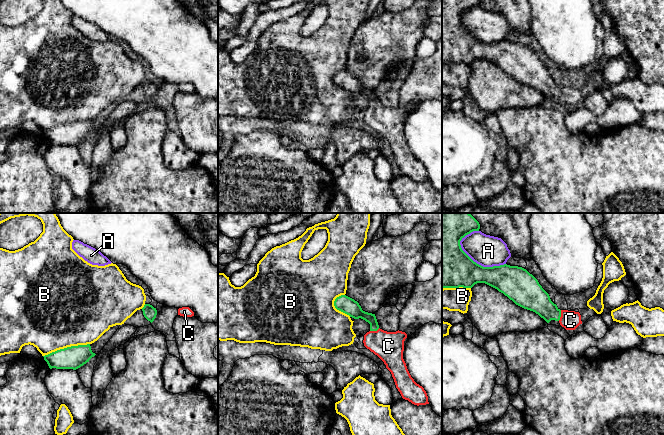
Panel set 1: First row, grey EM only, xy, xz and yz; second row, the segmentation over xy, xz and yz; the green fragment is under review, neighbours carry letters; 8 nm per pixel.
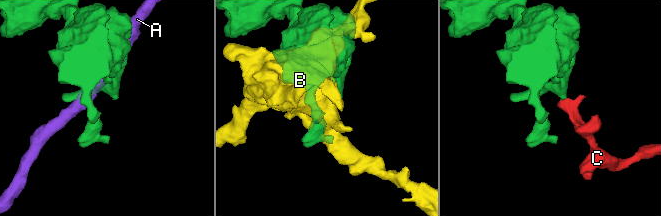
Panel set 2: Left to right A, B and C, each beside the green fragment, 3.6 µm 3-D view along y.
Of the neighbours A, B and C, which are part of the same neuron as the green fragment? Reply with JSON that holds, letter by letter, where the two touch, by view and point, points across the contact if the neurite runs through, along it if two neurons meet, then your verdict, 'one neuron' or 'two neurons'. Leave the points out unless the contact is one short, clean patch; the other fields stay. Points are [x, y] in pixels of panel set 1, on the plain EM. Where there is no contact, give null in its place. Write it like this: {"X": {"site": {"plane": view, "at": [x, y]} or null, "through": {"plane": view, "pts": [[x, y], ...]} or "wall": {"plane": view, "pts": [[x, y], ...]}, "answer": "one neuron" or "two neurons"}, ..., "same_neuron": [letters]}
{"A": {"site": {"plane": "yz", "at": [480, 41]}, "answer": "two neurons"}, "B": {"site": {"plane": "xy", "at": [67, 123]}, "answer": "two neurons"}, "C": {"site": {"plane": "yz", "at": [560, 91]}, "through": {"plane": "yz", "pts": [[534, 74], [547, 86], [560, 91], [570, 96]]}, "answer": "one neuron"}, "same_neuron": ["C"]}

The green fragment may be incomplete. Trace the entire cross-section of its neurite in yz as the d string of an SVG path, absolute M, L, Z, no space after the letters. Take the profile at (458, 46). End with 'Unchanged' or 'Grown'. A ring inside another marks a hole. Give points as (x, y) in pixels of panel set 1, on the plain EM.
M442 0L442 65L472 64L477 59L485 59L503 69L516 81L533 87L547 99L558 97L566 106L575 106L580 100L579 88L560 86L538 56L526 45L507 40L483 43L474 38L461 24L460 17L473 7L479 7L480 0Z. Grown

